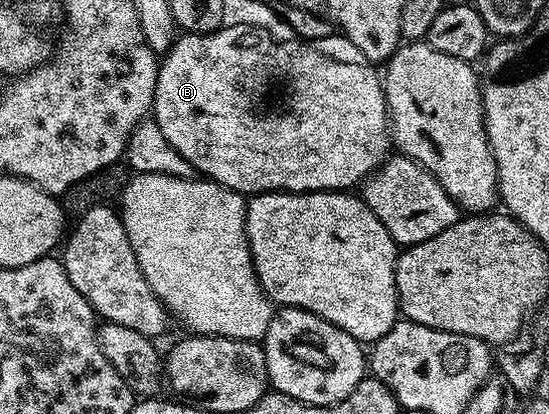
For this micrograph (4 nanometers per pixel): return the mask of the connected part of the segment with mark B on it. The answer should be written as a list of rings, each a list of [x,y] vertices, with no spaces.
[[[233,24],[222,26],[215,32],[202,32],[200,34],[185,34],[174,40],[172,48],[164,53],[163,59],[160,61],[157,69],[157,85],[155,86],[155,98],[153,99],[152,119],[156,120],[159,130],[163,130],[163,138],[167,138],[167,142],[171,142],[171,146],[175,146],[175,150],[179,150],[179,154],[183,154],[183,158],[187,158],[187,162],[191,162],[191,166],[202,177],[215,181],[216,184],[222,184],[224,188],[230,188],[242,194],[256,194],[259,192],[339,192],[342,190],[353,190],[362,182],[368,180],[372,172],[377,171],[391,155],[391,129],[389,126],[389,108],[385,104],[385,85],[379,72],[376,72],[374,65],[369,62],[360,62],[349,60],[332,60],[329,56],[324,56],[321,52],[316,52],[309,44],[300,44],[297,40],[285,40],[280,44],[275,37],[269,32],[264,32],[261,28],[244,28],[241,24]]]

